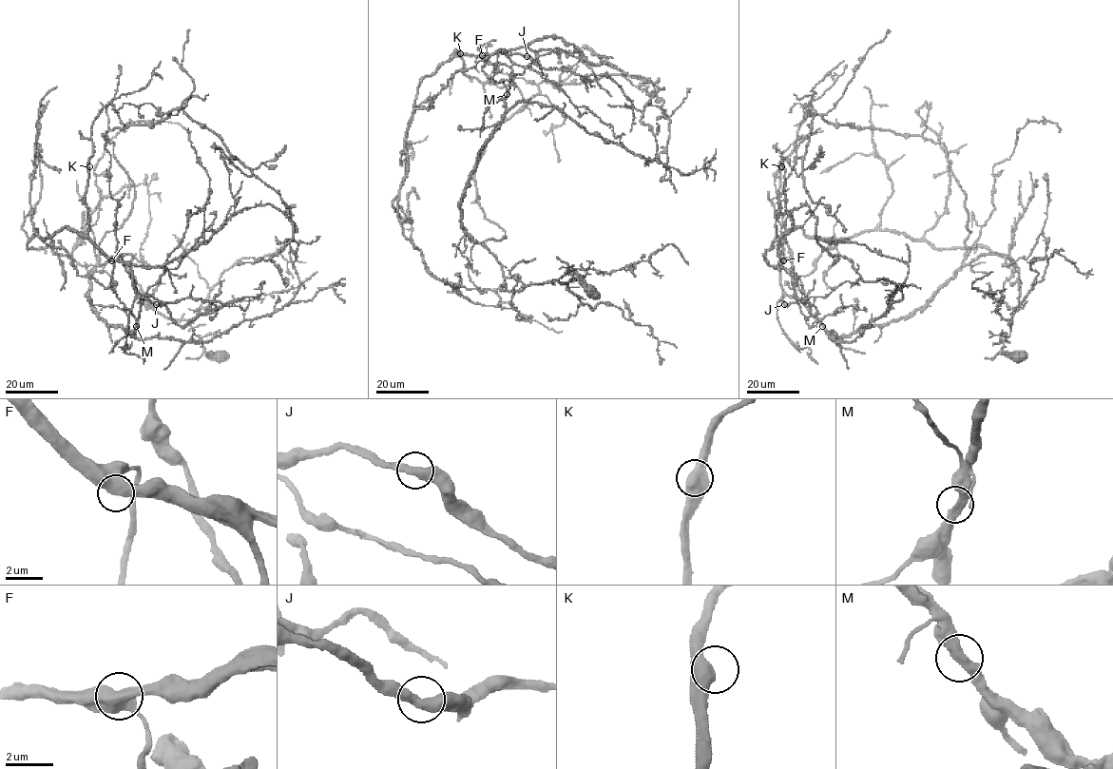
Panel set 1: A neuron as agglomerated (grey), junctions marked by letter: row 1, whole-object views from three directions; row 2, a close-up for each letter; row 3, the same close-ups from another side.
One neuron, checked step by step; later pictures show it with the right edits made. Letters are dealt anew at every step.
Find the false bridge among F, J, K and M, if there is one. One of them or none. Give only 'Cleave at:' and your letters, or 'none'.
Cleave at: M

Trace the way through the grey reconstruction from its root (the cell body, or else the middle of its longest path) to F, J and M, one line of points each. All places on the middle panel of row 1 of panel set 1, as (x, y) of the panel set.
F: (591, 291), (576, 272), (501, 290), (501, 263), (462, 225), (460, 200), (508, 95), (482, 55)
J: (591, 291), (576, 272), (501, 290), (501, 263), (462, 225), (506, 111), (483, 56), (527, 56)
M: (591, 291), (576, 272), (567, 281), (501, 290), (501, 263), (462, 225), (460, 200), (507, 94)

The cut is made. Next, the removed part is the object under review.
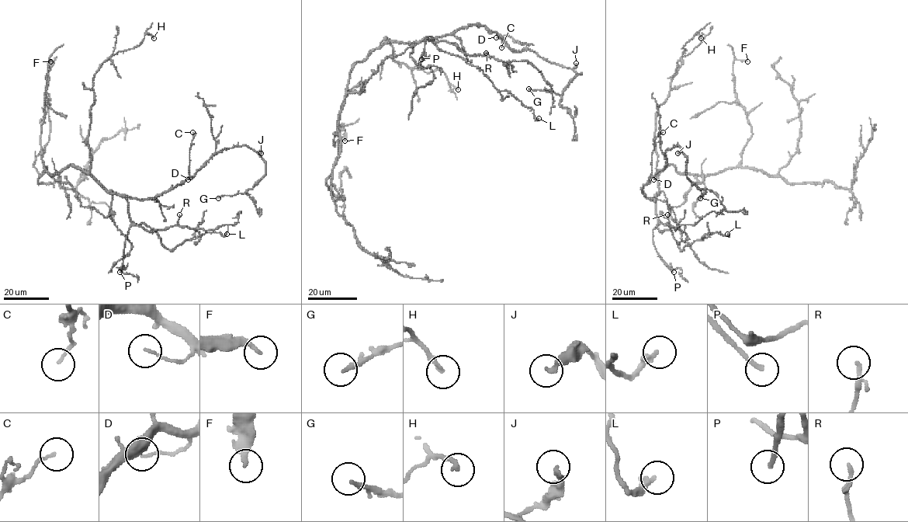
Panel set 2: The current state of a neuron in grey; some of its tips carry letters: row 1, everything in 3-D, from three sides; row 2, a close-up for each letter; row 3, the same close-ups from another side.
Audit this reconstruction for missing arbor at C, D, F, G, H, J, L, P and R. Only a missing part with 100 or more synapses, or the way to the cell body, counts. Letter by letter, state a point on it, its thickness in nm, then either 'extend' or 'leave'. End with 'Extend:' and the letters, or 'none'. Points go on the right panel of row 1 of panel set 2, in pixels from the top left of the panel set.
C: (663, 132) | 120 nm | leave
D: (653, 179) | 90 nm | leave
F: (747, 61) | 220 nm | leave
G: (700, 198) | 170 nm | leave
H: (701, 38) | 190 nm | leave
J: (677, 153) | 240 nm | leave
L: (727, 234) | 300 nm | leave
P: (674, 272) | 170 nm | extend
R: (667, 214) | 160 nm | leave
Extend: P

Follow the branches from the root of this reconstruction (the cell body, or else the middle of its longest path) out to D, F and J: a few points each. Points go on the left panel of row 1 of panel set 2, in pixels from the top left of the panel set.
D: (83, 171), (109, 192), (139, 200), (161, 196), (188, 179)
F: (83, 171), (70, 165), (60, 173), (51, 175), (41, 159), (41, 124), (45, 112), (44, 92), (50, 61)
J: (83, 171), (112, 193), (149, 200), (161, 196), (192, 177), (213, 155), (224, 148), (246, 146), (261, 153)

